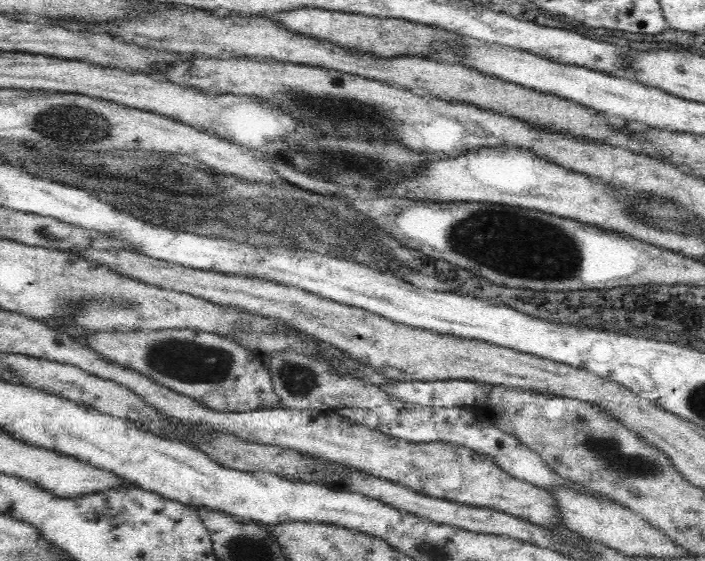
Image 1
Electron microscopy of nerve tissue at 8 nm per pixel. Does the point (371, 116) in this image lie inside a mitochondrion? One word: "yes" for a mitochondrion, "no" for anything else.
yes

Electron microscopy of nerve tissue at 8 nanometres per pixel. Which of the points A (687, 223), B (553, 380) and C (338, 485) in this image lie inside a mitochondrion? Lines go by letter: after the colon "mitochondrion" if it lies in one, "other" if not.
A: other
B: other
C: other

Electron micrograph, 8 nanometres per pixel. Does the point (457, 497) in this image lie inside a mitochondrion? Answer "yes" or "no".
no

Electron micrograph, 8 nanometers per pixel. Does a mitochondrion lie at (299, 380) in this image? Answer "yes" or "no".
yes

